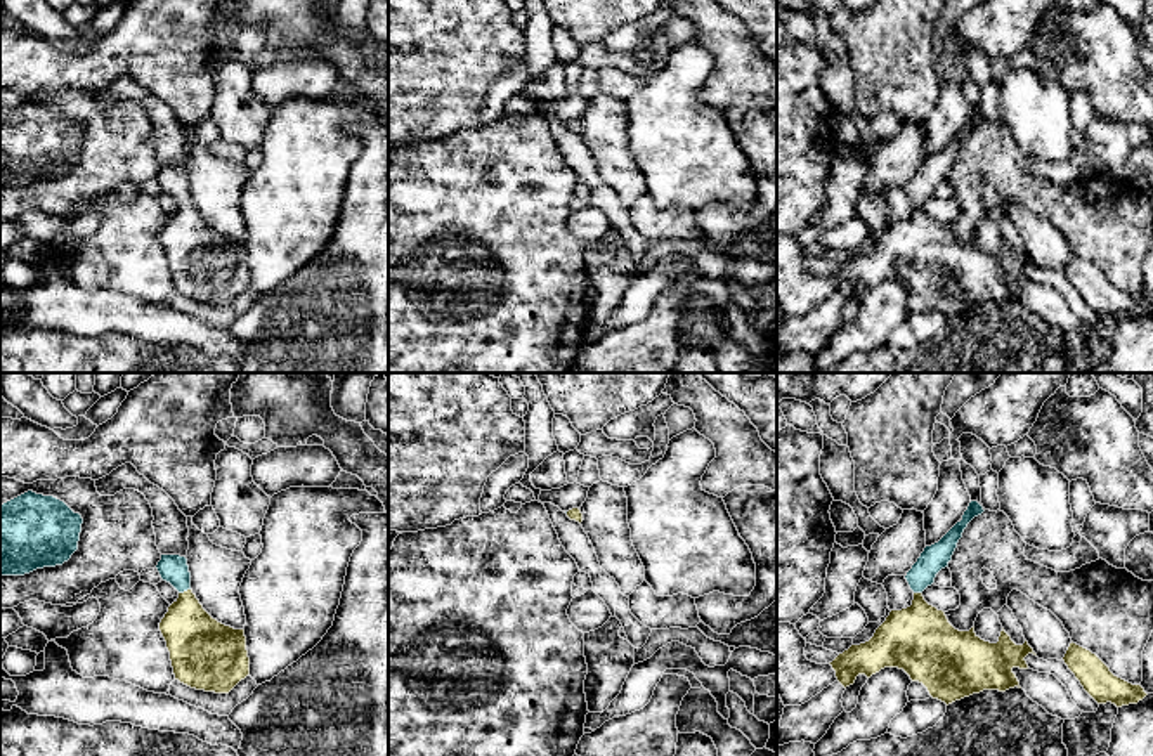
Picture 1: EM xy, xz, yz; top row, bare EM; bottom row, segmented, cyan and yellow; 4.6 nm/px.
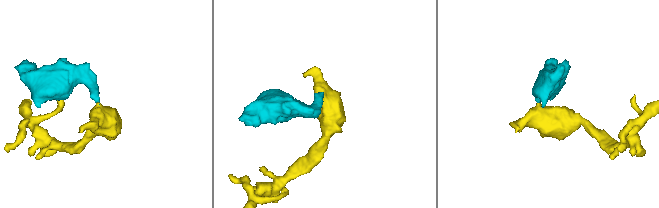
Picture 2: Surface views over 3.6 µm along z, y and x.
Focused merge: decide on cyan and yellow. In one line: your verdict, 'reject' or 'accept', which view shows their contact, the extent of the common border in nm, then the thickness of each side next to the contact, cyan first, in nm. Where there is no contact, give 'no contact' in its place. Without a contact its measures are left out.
accept; contact in xy; length 60 nm; calibres 140 and 280 nm

